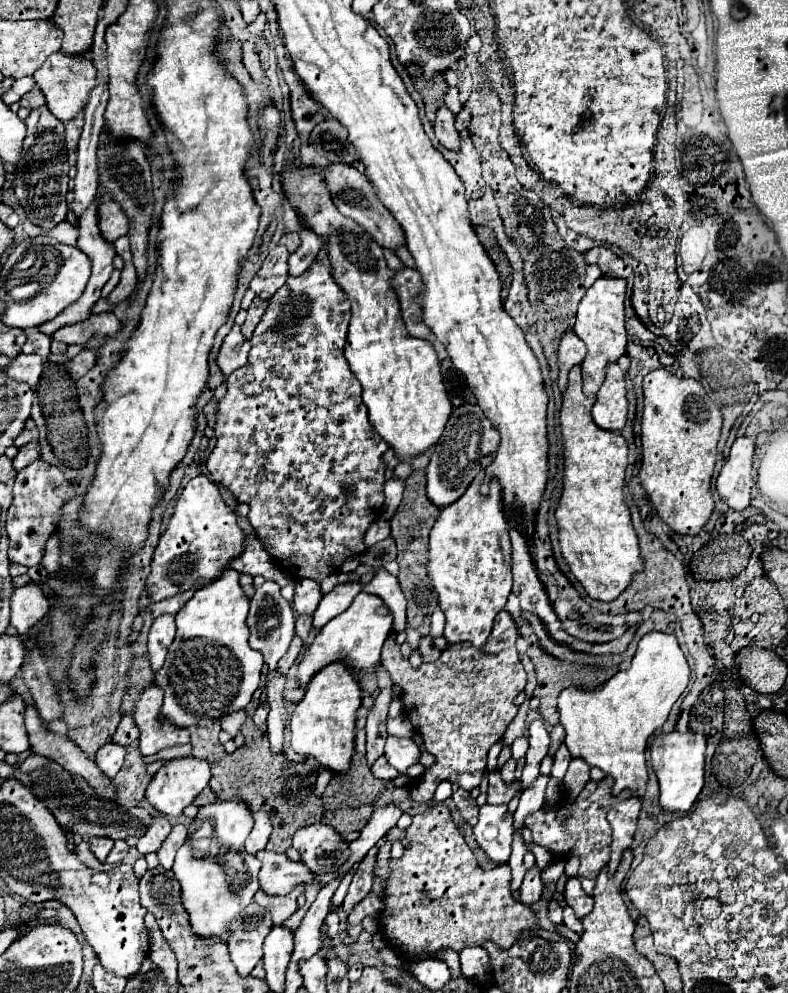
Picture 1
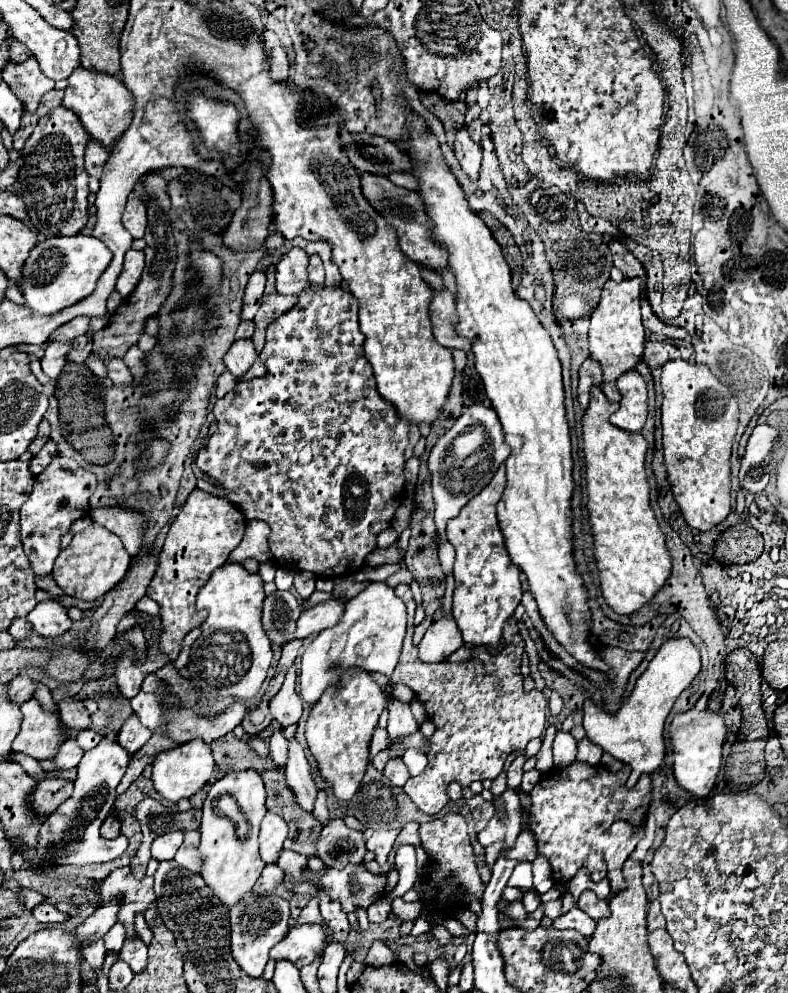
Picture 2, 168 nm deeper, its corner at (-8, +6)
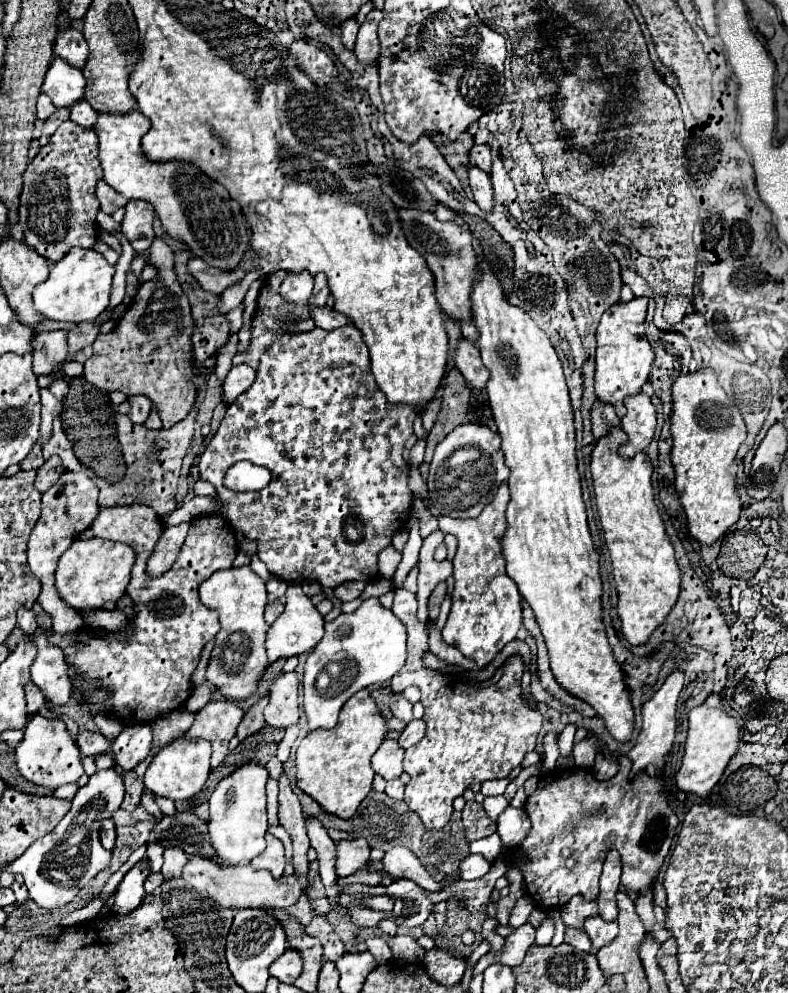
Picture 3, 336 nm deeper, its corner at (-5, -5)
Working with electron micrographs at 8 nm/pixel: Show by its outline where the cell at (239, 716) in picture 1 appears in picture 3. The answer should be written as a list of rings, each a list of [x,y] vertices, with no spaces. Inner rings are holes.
[[[211,701],[195,715],[195,723],[185,735],[189,735],[189,739],[201,737],[211,741],[211,767],[219,767],[229,753],[227,745],[235,735],[241,719],[243,711],[237,707],[235,701]]]

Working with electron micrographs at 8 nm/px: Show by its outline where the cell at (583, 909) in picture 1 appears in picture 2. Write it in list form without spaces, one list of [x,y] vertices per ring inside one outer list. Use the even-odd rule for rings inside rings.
[[[584,890],[578,898],[578,908],[582,908],[590,918],[594,920],[600,920],[600,918],[606,918],[610,914],[608,910],[608,902],[606,900],[600,900],[592,890]]]

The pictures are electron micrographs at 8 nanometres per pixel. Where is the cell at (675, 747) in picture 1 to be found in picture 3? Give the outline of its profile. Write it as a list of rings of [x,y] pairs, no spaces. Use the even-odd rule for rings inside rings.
[[[705,703],[691,709],[689,711],[689,735],[687,735],[687,743],[685,743],[683,765],[677,773],[677,787],[687,793],[695,793],[699,797],[707,797],[709,791],[721,779],[731,757],[737,753],[741,739],[743,739],[741,725],[737,723],[737,719],[727,715],[725,709],[721,709],[721,707],[711,709]]]

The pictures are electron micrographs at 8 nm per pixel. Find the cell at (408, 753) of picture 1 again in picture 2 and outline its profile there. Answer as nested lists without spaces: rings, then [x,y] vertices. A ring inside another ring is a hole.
[[[394,700],[392,706],[390,706],[390,720],[388,720],[388,728],[386,728],[388,734],[390,734],[390,738],[394,742],[398,742],[398,740],[402,740],[402,738],[418,732],[418,728],[420,726],[414,720],[408,704],[402,704],[402,702]]]

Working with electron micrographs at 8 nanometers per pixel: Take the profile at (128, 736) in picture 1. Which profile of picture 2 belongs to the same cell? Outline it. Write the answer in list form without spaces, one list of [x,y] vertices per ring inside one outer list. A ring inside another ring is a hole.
[[[128,716],[128,720],[124,722],[124,726],[118,732],[118,744],[122,748],[128,750],[128,754],[138,752],[148,740],[150,740],[152,732],[138,720],[138,716]]]

